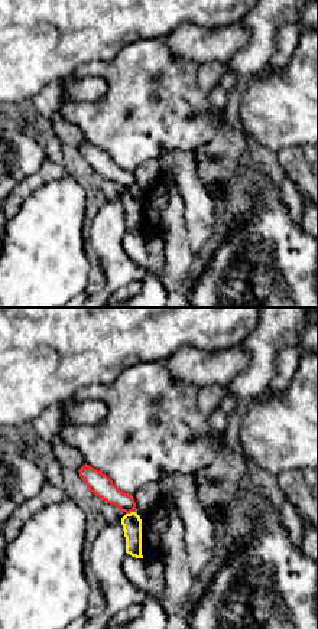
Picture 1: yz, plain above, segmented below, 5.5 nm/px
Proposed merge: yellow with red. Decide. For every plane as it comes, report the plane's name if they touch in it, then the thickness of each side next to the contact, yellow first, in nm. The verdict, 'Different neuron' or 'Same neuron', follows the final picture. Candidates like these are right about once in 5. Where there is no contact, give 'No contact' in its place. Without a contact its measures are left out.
Touches yellow in yz. Thickness 110 nm (yellow) against 130 nm

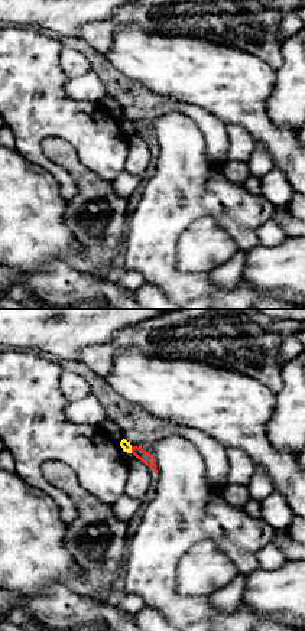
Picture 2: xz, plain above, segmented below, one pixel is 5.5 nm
Touches yellow in xz. Thickness 50 nm (yellow) against 70 nm

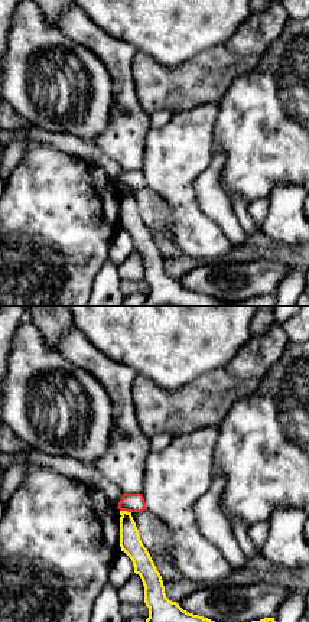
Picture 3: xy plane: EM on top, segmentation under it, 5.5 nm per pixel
Touches yellow in xy. Thickness 120 nm (yellow) against 110 nm

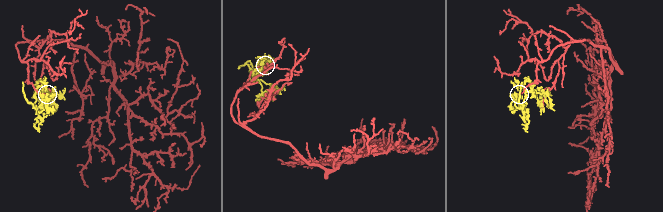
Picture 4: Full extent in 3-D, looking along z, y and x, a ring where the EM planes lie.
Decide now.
Different neuron

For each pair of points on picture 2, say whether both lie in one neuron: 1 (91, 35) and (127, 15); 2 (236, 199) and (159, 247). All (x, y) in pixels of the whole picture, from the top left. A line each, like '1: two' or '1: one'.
1: one
2: one

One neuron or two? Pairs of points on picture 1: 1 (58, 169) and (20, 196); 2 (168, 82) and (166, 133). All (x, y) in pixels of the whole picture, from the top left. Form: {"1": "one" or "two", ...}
{"1": "one", "2": "one"}

